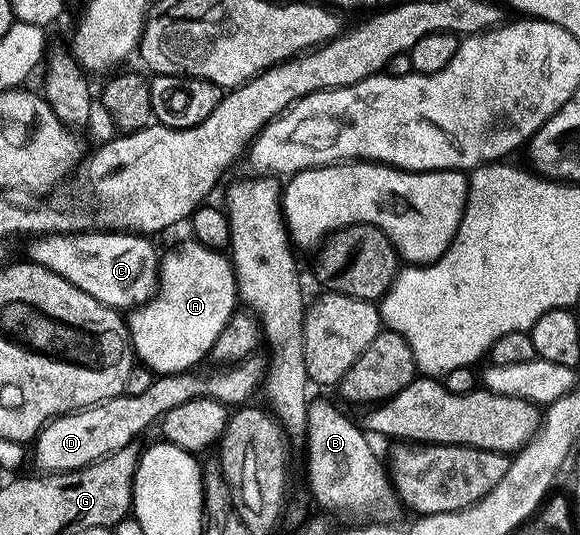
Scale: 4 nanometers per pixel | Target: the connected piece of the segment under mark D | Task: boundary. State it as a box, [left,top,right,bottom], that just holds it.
[32,356,266,474]

